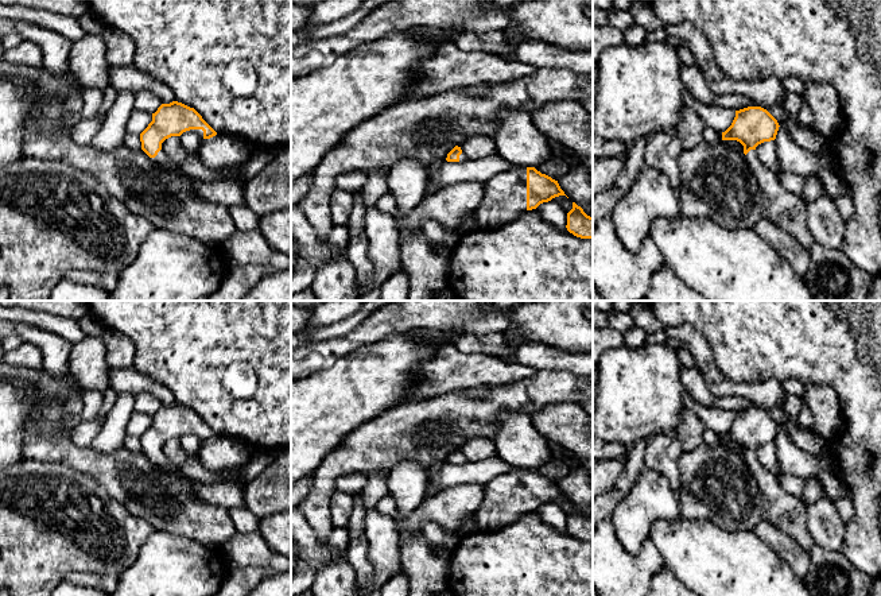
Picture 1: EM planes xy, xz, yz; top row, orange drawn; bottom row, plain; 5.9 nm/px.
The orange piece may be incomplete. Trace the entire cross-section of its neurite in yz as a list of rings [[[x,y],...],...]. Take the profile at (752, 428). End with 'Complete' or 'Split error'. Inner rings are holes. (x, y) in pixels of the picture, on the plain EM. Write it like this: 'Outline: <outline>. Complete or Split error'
Outline: [[[761,409],[736,413],[731,427],[722,434],[722,442],[737,442],[744,448],[746,465],[757,481],[762,499],[761,518],[792,538],[803,550],[812,549],[814,539],[807,529],[806,502],[789,495],[780,477],[768,472],[756,456],[756,449],[776,441],[777,422]]]. Split error

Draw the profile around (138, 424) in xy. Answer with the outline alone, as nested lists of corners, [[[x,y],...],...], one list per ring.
[[[133,411],[127,425],[127,434],[140,438],[140,436],[148,429],[151,423],[151,415]]]

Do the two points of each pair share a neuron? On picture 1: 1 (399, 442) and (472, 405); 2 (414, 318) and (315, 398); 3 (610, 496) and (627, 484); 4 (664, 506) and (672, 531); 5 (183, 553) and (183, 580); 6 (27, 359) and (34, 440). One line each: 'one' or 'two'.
1: one
2: two
3: one
4: two
5: one
6: two

